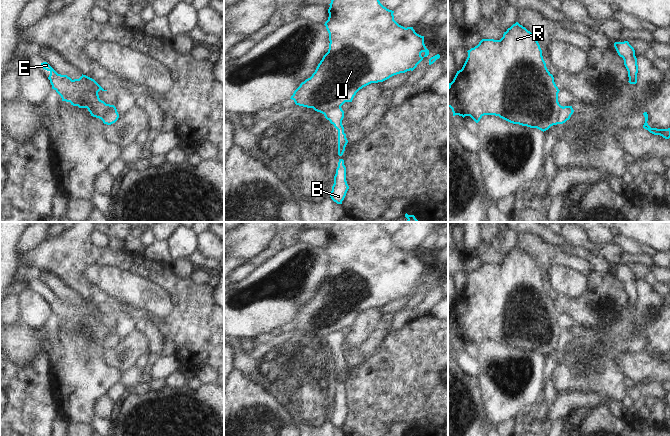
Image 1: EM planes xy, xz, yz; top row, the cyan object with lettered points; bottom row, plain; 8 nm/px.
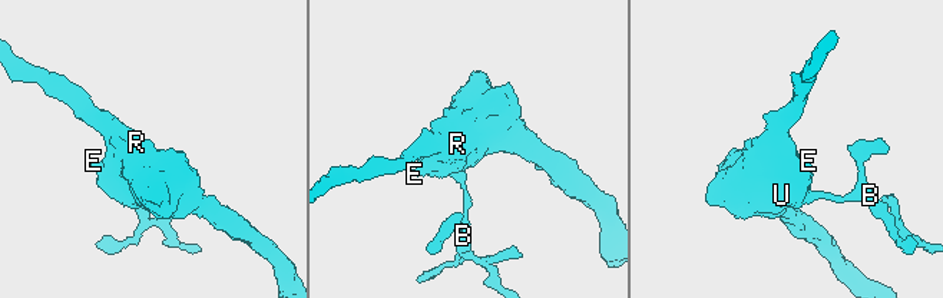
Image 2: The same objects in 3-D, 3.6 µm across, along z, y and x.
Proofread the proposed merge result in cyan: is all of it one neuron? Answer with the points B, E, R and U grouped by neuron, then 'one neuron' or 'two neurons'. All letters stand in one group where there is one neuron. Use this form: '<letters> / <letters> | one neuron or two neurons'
B / E R U | two neurons

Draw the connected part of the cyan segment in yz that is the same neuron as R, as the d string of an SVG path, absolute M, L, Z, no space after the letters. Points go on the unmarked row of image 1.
M516 246L504 256L500 264L482 263L467 276L468 281L462 293L457 295L448 310L448 331L452 333L453 340L470 340L478 347L484 339L495 339L510 347L537 352L543 356L558 348L557 342L563 331L558 326L560 314L546 291L537 263L525 251Z

